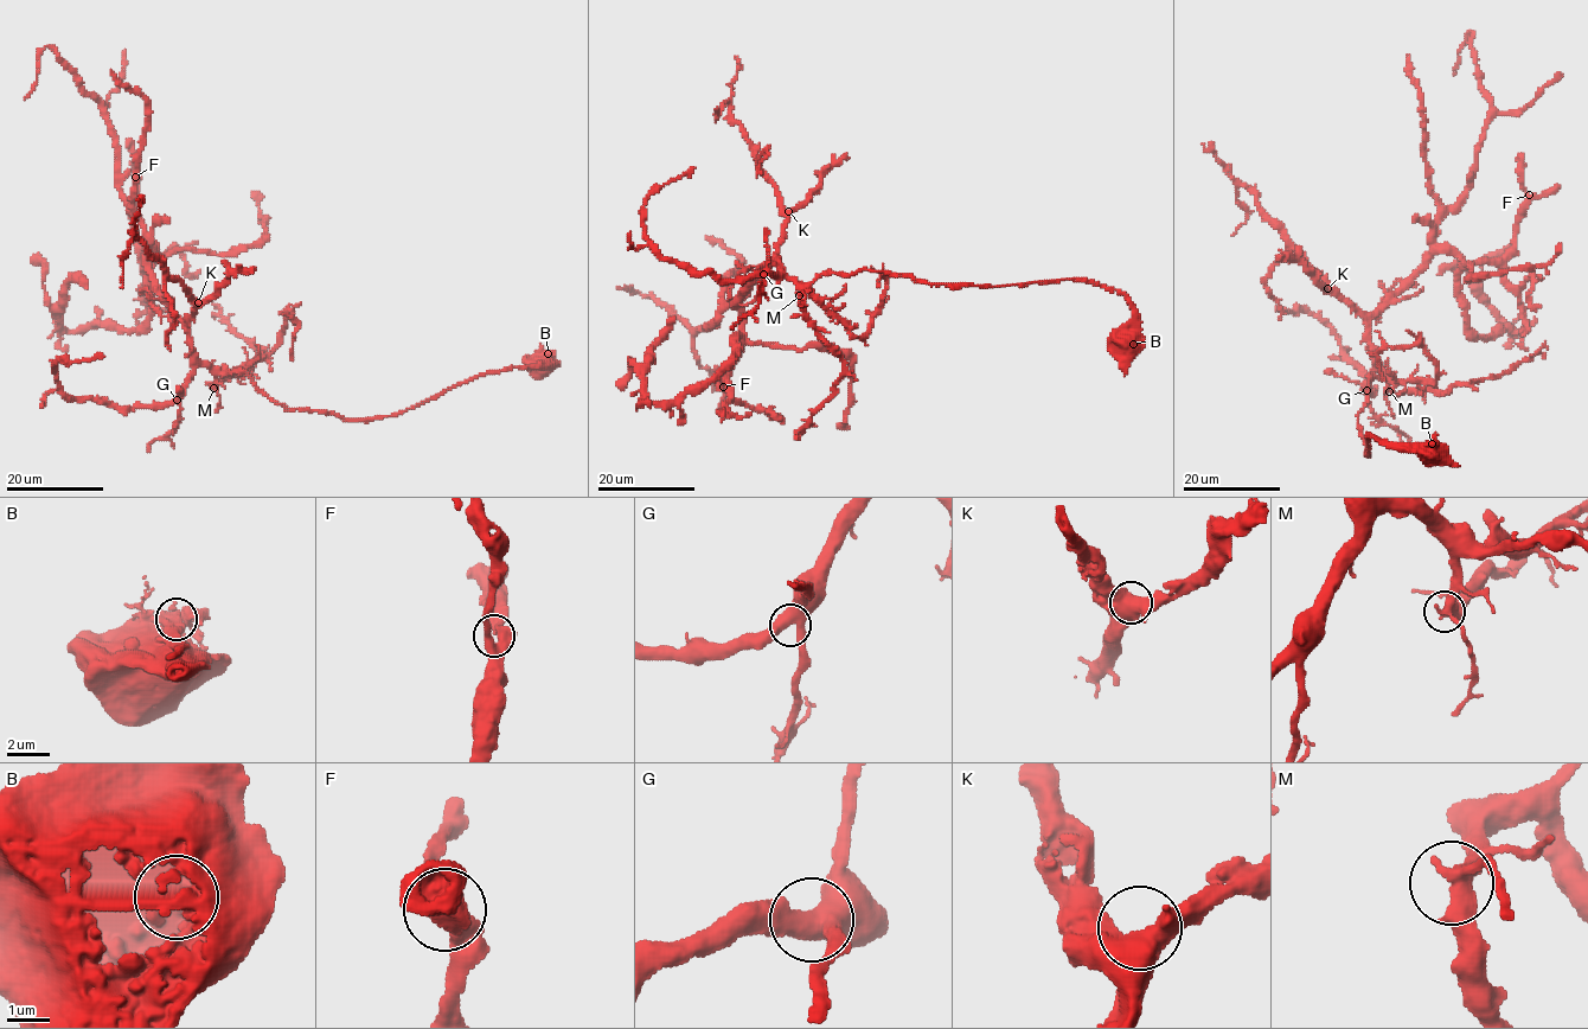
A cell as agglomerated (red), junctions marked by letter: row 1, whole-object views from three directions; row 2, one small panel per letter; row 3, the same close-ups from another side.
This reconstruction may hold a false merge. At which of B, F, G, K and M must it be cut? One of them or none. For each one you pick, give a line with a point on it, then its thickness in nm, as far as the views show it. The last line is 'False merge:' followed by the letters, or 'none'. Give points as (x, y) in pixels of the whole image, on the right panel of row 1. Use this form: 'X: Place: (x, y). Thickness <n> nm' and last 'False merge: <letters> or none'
B: Place: (1432, 443). Thickness 600 nm
False merge: B

